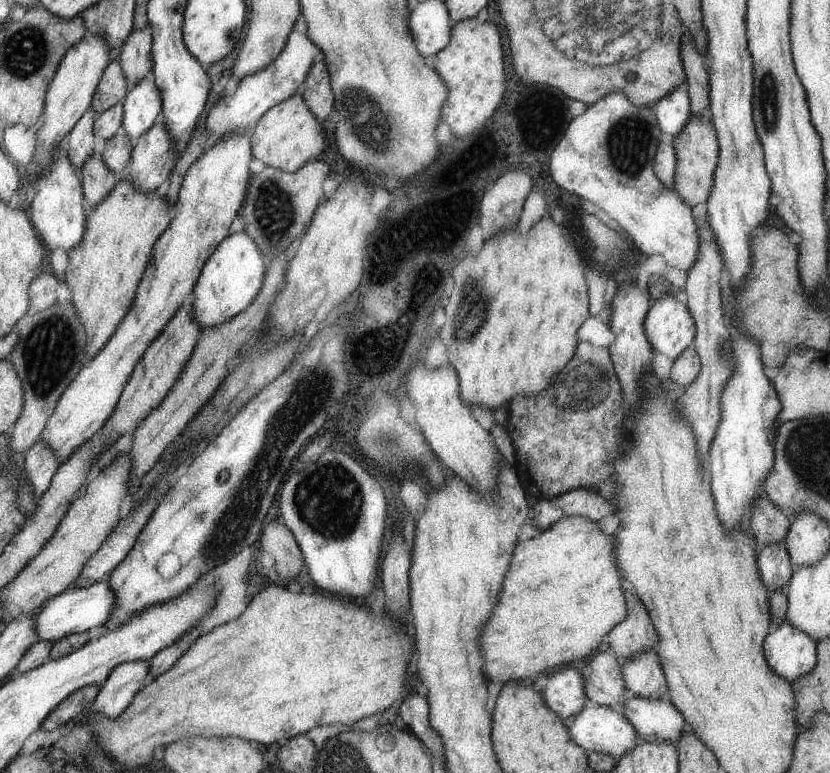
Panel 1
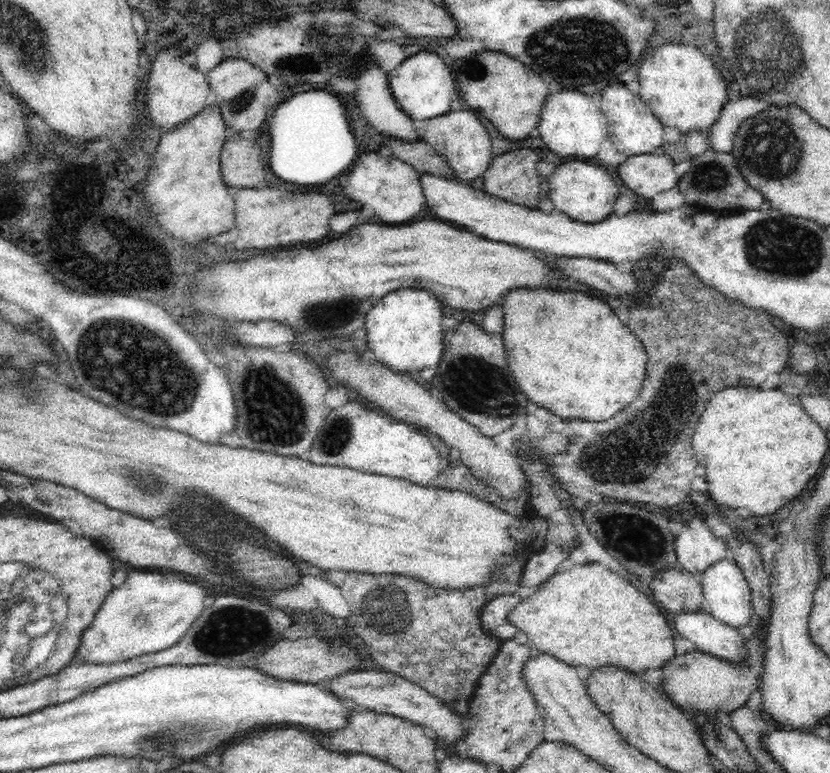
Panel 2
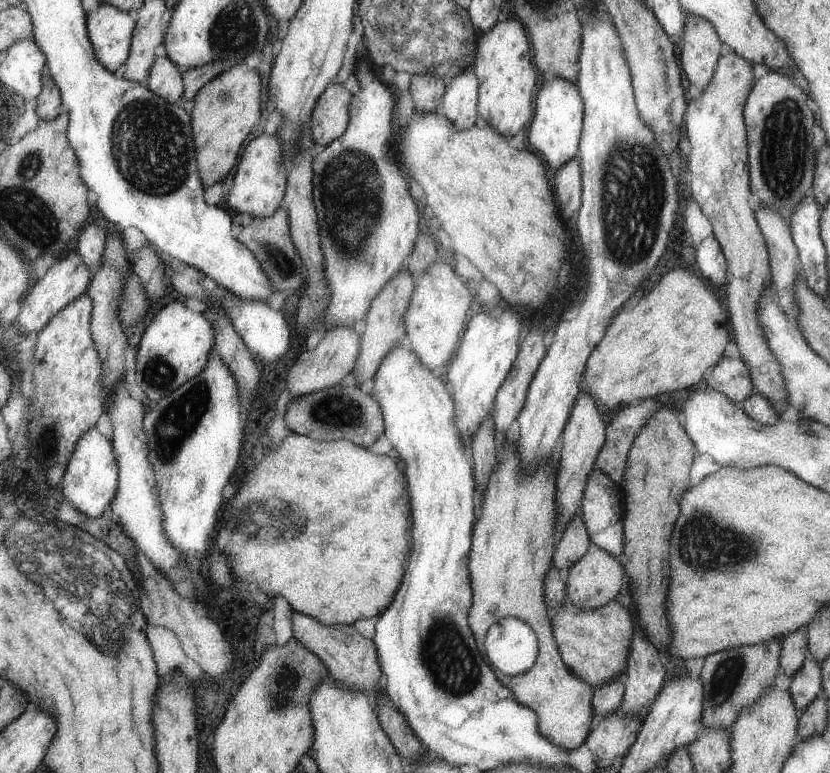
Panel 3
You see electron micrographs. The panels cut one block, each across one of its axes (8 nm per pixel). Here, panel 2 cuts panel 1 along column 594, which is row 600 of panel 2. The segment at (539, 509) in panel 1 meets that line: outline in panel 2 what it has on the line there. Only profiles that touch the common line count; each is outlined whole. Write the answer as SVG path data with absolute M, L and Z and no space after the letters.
M599 563L578 564L572 570L568 568L566 574L552 577L552 582L544 590L536 592L528 600L520 601L517 593L496 596L482 609L481 626L501 642L514 638L518 631L524 632L527 641L536 646L536 650L552 654L570 666L585 666L590 671L604 666L618 666L642 674L652 668L662 668L662 664L674 656L674 636L660 608L656 608L646 594L636 590L634 584Z

